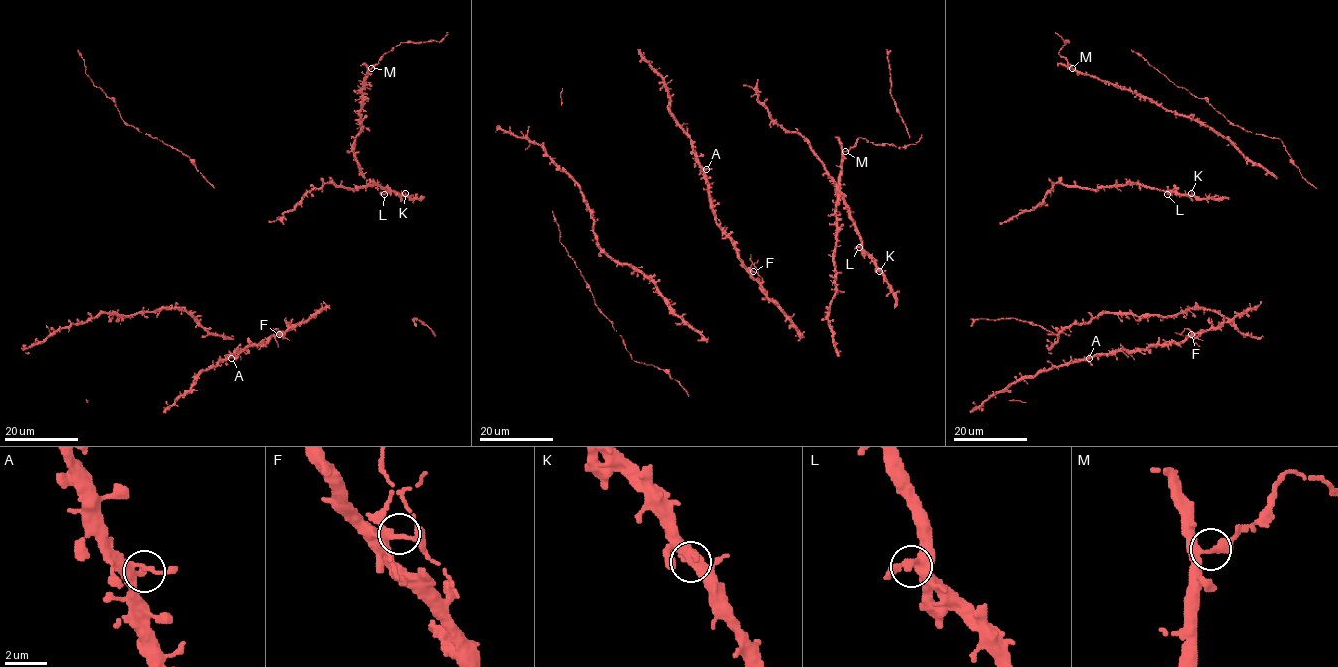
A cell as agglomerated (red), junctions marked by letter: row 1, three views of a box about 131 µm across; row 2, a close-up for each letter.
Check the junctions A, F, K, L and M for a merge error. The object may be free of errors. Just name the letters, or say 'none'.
M

